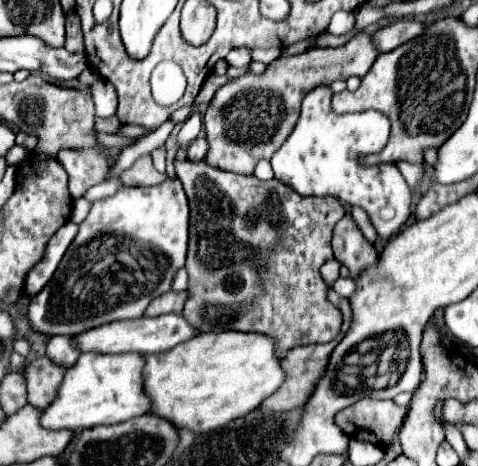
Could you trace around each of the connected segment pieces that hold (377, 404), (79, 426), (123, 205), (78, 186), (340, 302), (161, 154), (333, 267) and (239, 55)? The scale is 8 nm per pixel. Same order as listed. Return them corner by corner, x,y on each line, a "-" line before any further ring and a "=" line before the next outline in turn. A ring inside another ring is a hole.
365,397
351,407
339,411
335,415
335,423
351,439
385,445
393,441
395,431
403,423
405,411
405,407
399,407
393,401
=
81,353
79,361
67,371
59,395
41,417
41,425
47,429
73,429
83,431
95,425
123,423
133,417
149,413
149,397
143,389
145,357
141,353
=
165,179
157,187
121,187
113,197
95,201
65,251
57,275
53,275
41,295
31,299
29,321
33,329
45,335
79,335
117,319
141,317
155,297
171,289
175,273
185,267
187,245
189,203
179,179
-
101,235
131,237
137,247
145,249
145,261
139,261
137,267
117,265
105,269
107,279
99,279
99,263
95,265
83,247
=
119,147
101,151
61,151
57,161
69,175
71,197
79,199
91,185
101,183
119,151
=
333,289
327,293
327,299
343,313
343,333
347,333
349,331
349,327
351,327
351,319
353,319
353,315
351,315
351,305
349,305
349,299
345,299
345,297
341,297
341,295
337,295
=
162,146
151,152
153,156
153,164
159,173
166,172
166,148
=
331,259
331,263
327,263
327,265
323,265
321,267
321,275
323,275
323,281
327,283
327,287
331,289
333,287
333,281
339,277
339,263
335,261
335,259
=
239,47
239,49
233,49
225,59
227,59
229,65
239,67
239,69
245,69
251,63
251,51
245,49
245,47

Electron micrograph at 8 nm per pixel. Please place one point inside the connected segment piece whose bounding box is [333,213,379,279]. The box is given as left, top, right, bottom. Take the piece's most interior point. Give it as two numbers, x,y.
352,249

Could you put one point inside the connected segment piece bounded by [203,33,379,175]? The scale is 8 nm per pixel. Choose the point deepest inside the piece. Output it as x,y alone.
248,119

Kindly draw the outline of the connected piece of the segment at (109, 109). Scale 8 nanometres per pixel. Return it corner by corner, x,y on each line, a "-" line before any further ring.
99,79
93,87
91,87
91,95
95,99
95,113
97,117
111,117
117,111
117,93
113,89
113,85
107,79

